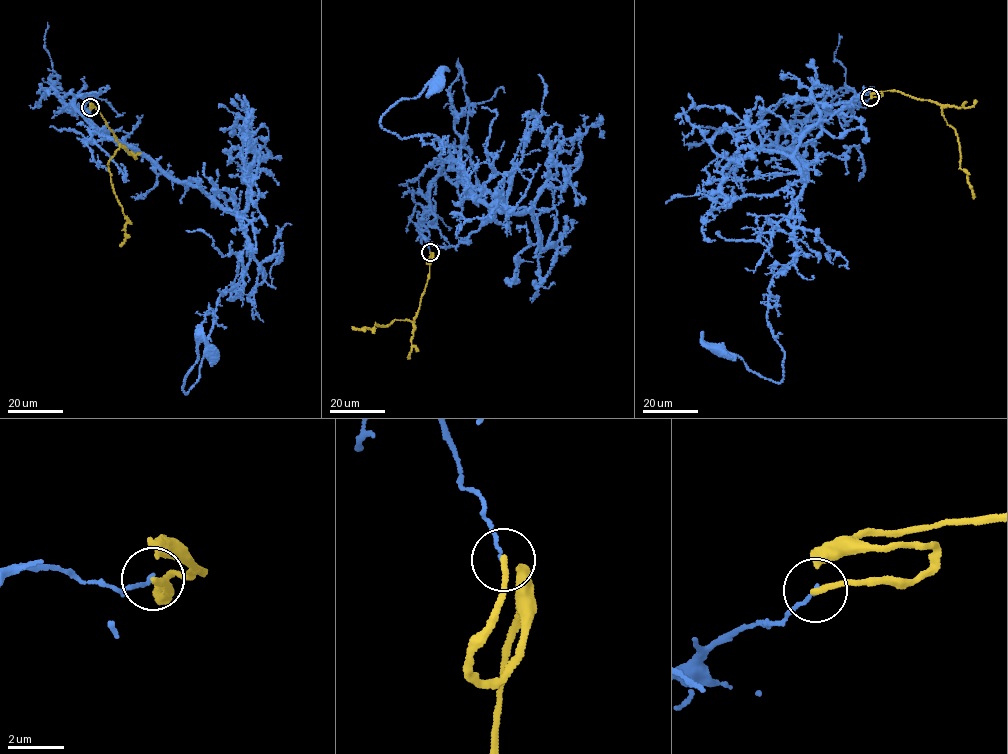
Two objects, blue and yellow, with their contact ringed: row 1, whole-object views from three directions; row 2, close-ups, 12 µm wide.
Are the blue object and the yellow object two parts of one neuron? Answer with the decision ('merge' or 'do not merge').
do not merge

